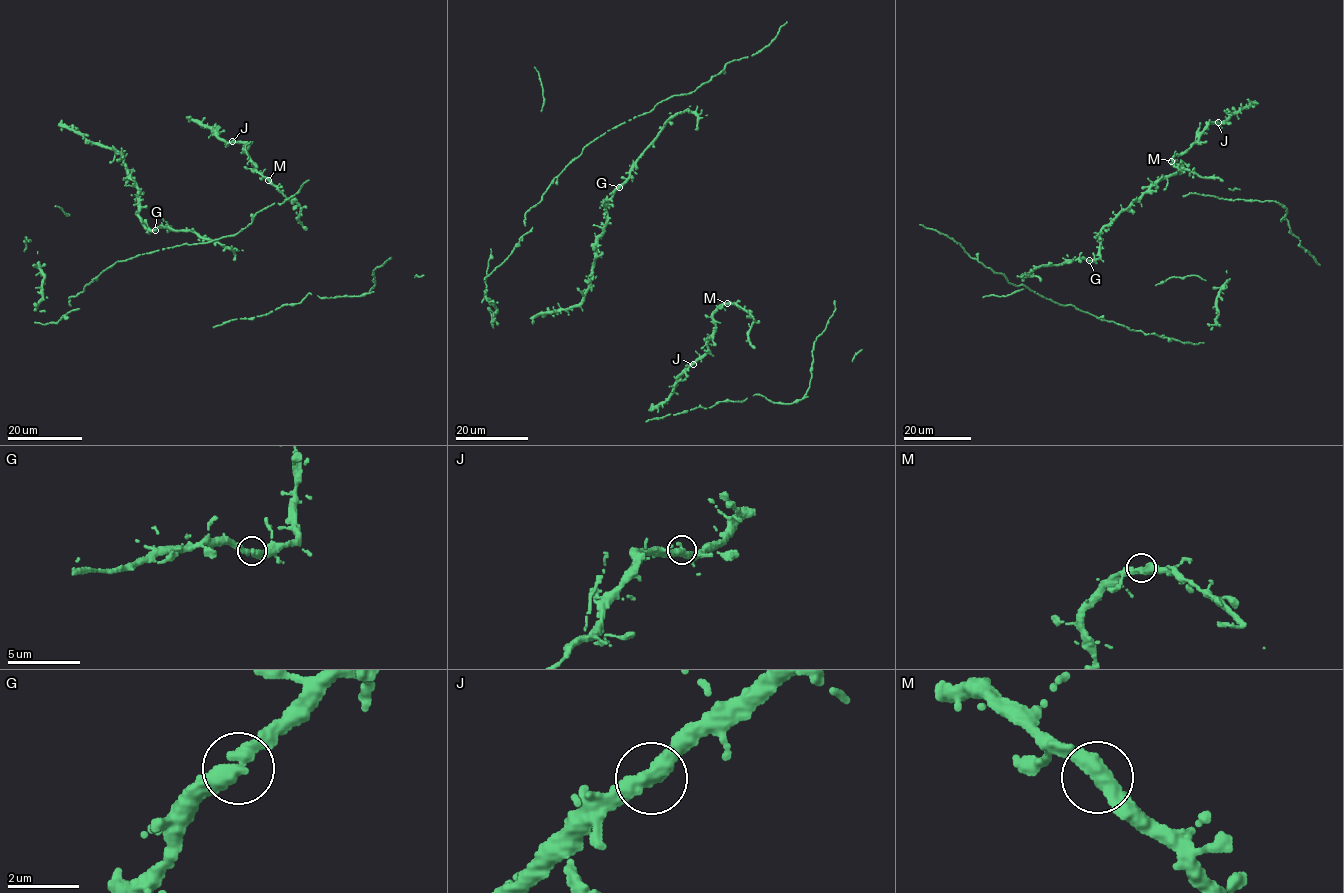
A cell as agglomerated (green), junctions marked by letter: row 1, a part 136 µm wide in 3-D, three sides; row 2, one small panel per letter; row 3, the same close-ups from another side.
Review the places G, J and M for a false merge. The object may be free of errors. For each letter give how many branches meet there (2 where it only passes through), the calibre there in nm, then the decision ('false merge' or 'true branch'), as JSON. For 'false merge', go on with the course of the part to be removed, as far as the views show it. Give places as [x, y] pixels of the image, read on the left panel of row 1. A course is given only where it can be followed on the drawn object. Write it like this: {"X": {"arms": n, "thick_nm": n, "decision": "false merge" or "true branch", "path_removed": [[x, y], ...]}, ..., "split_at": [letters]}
{"G": {"arms": 2, "thick_nm": 400, "decision": "true branch"}, "J": {"arms": 2, "thick_nm": 400, "decision": "true branch"}, "M": {"arms": 2, "thick_nm": 400, "decision": "true branch"}, "split_at": []}

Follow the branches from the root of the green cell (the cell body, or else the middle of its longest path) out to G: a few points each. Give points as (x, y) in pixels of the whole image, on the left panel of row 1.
G: (139, 191), (138, 217), (145, 227), (155, 230)

